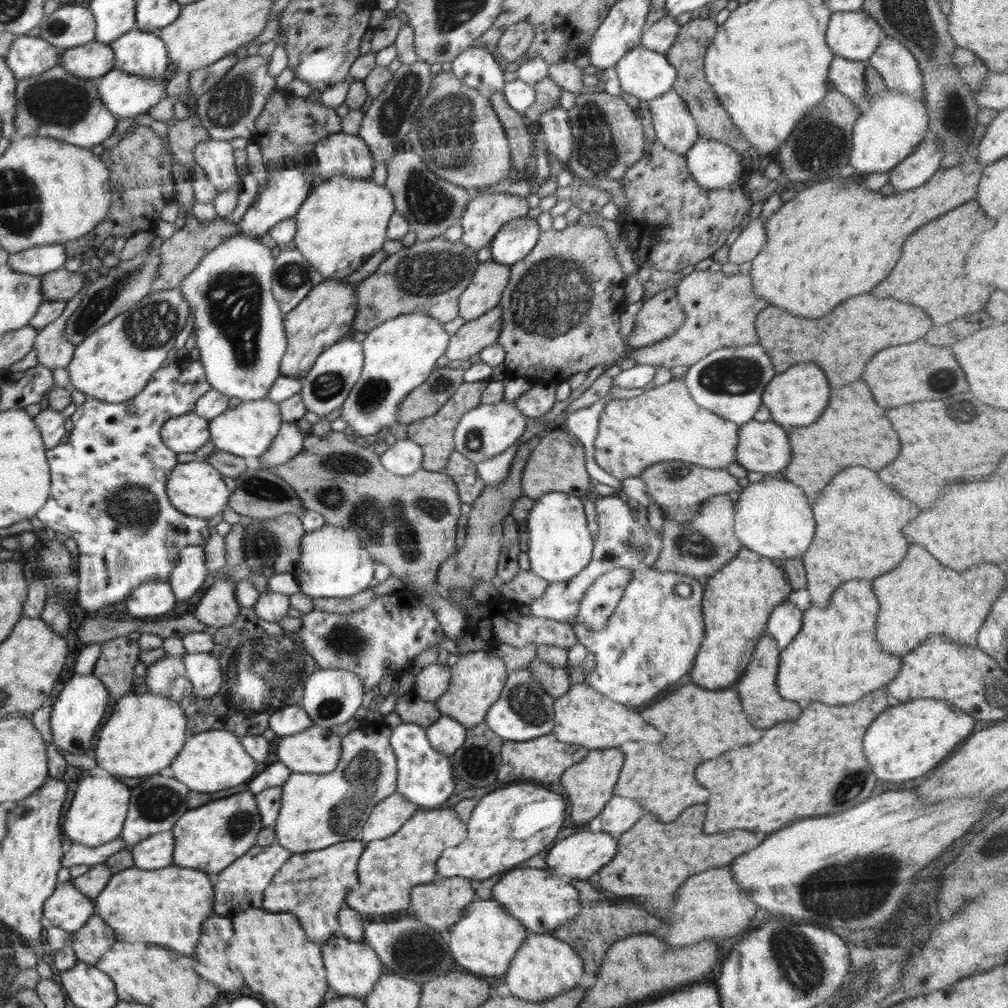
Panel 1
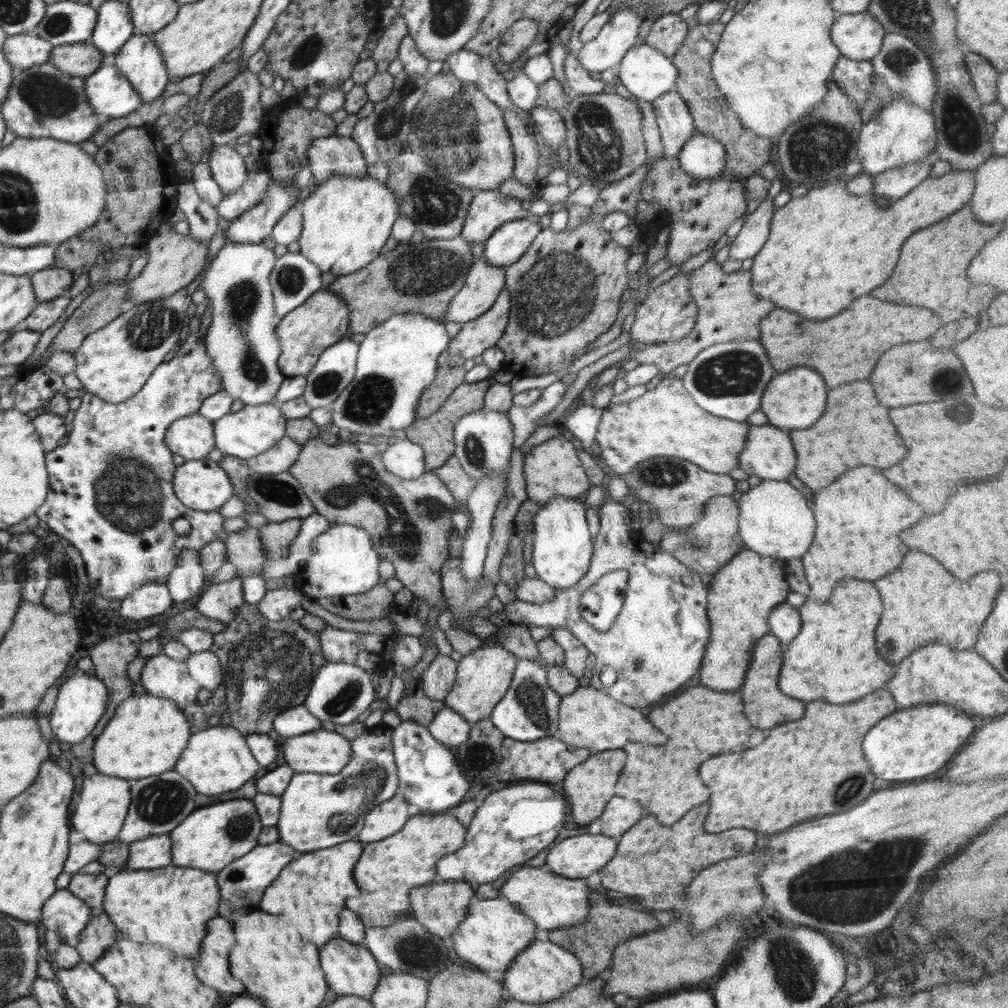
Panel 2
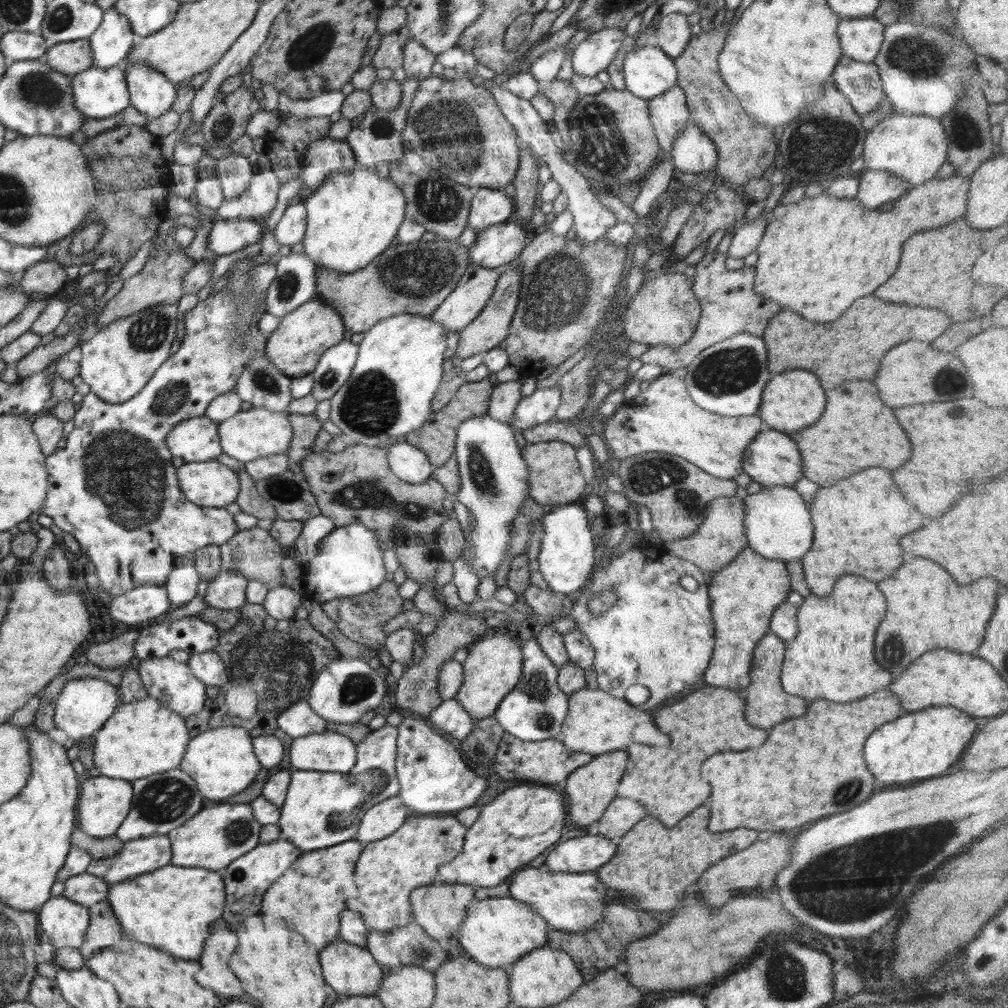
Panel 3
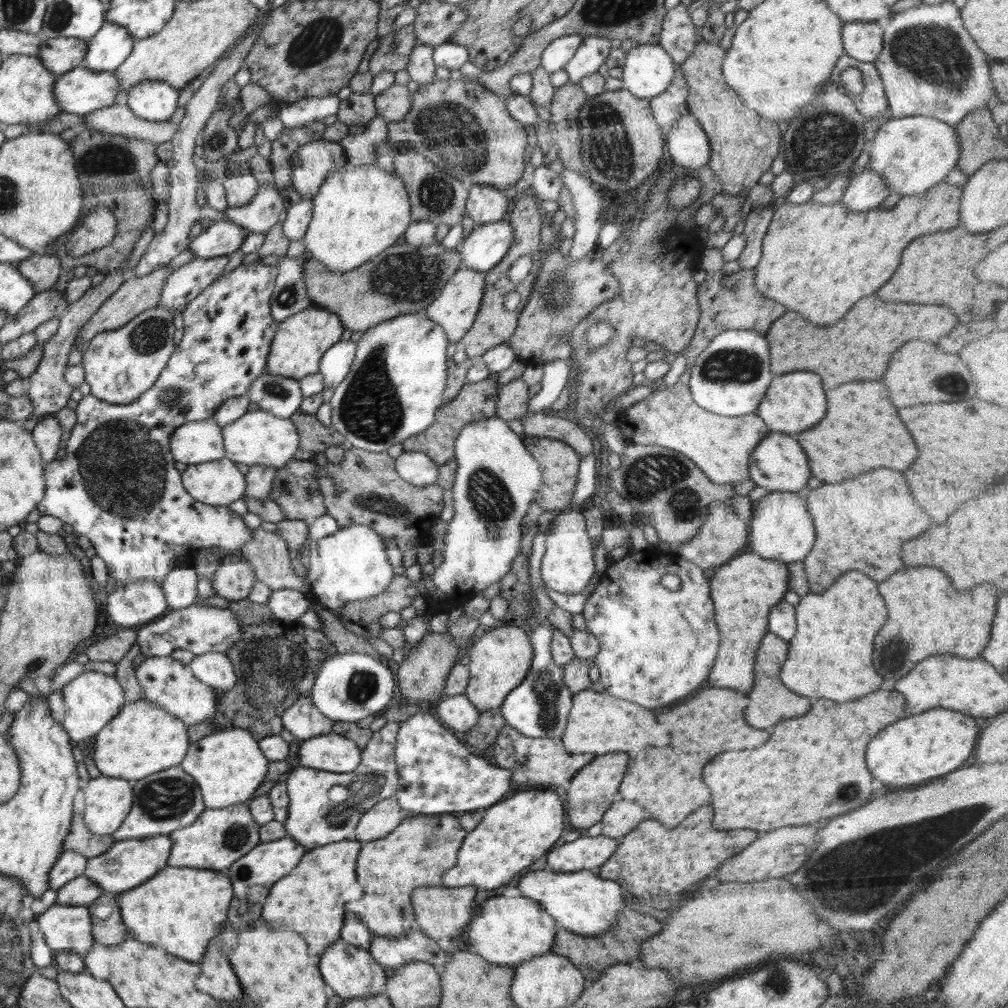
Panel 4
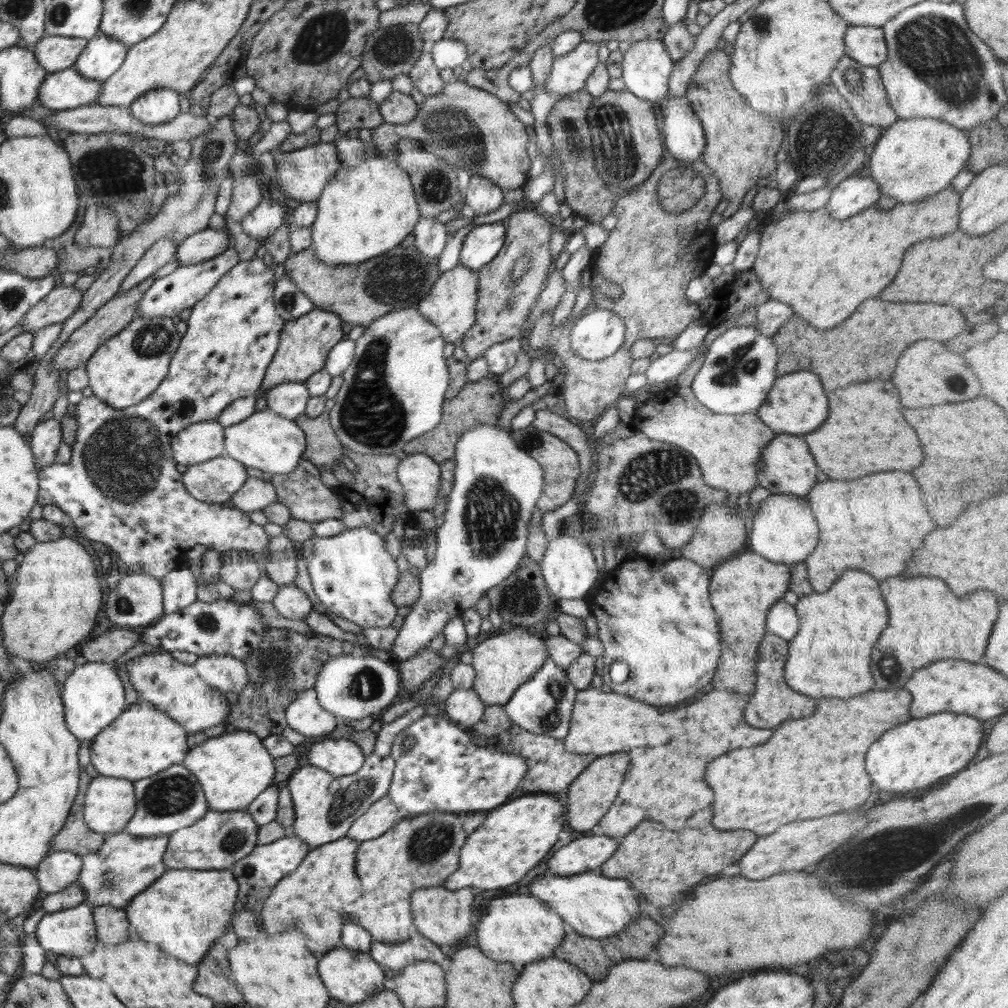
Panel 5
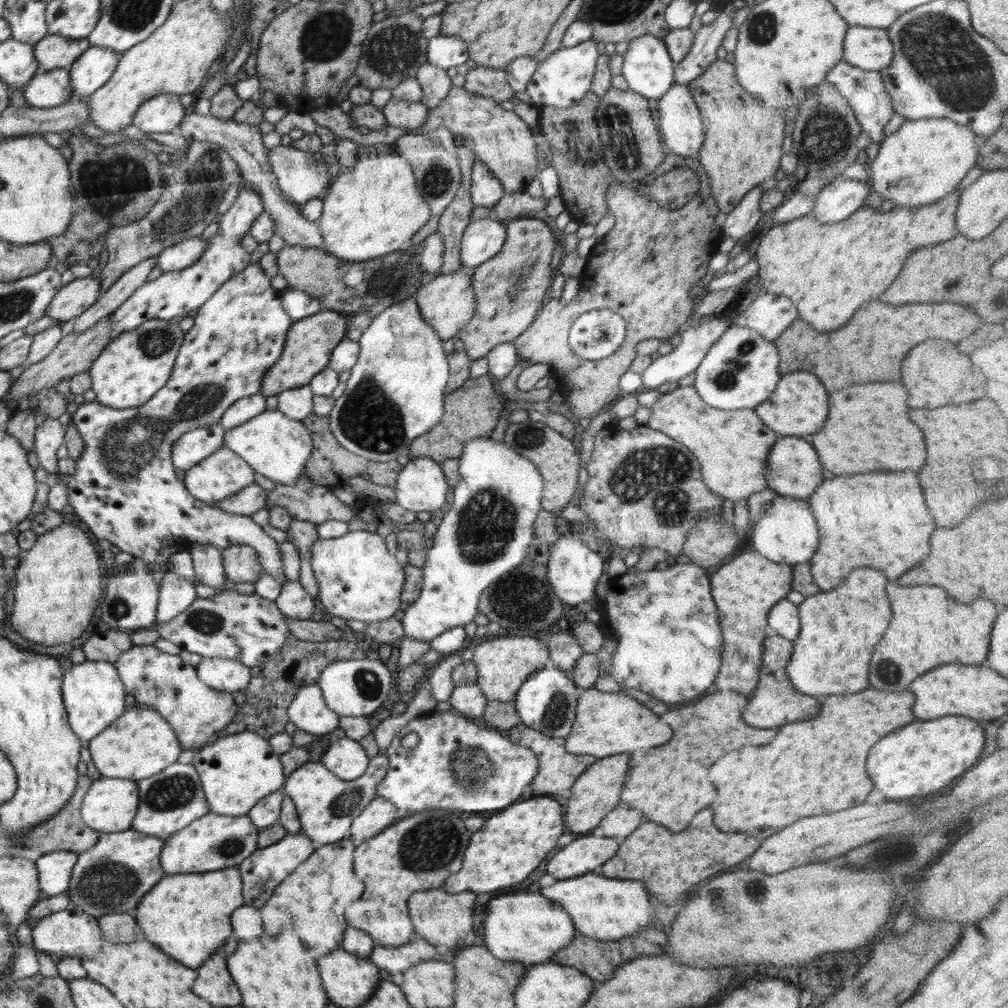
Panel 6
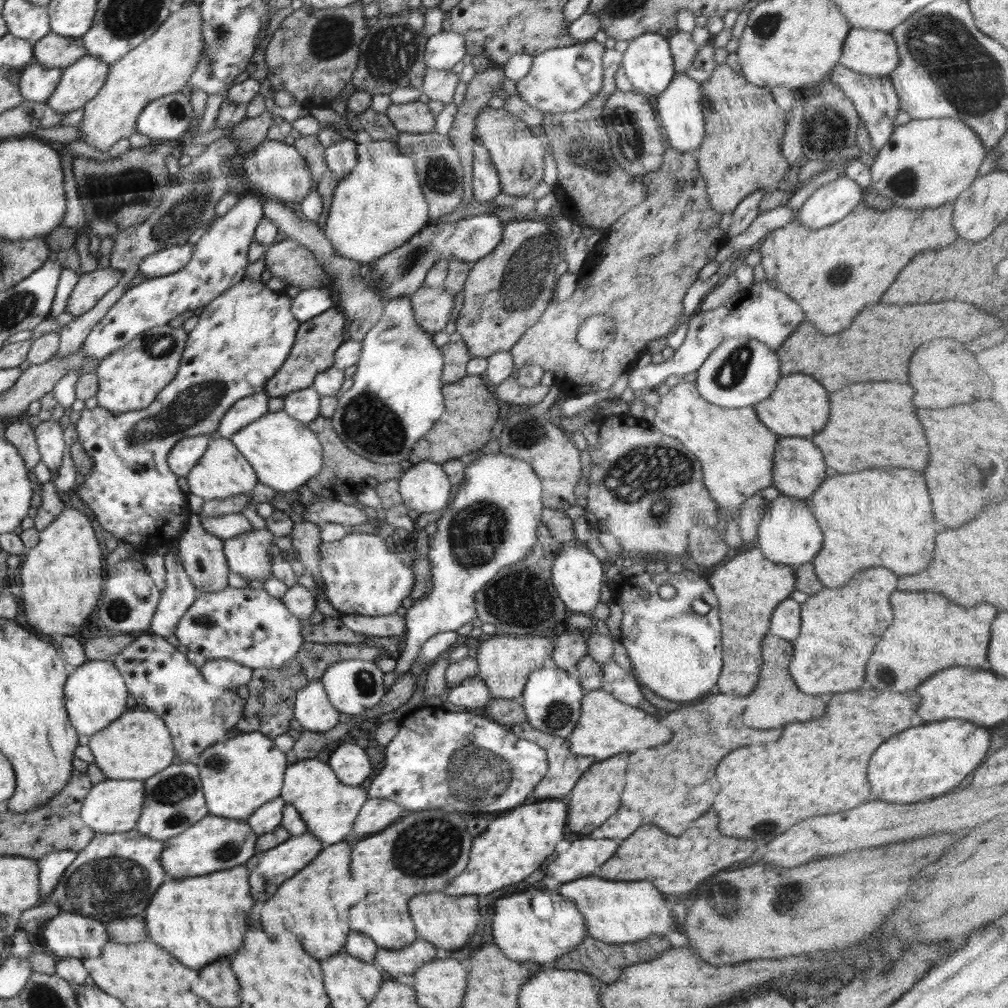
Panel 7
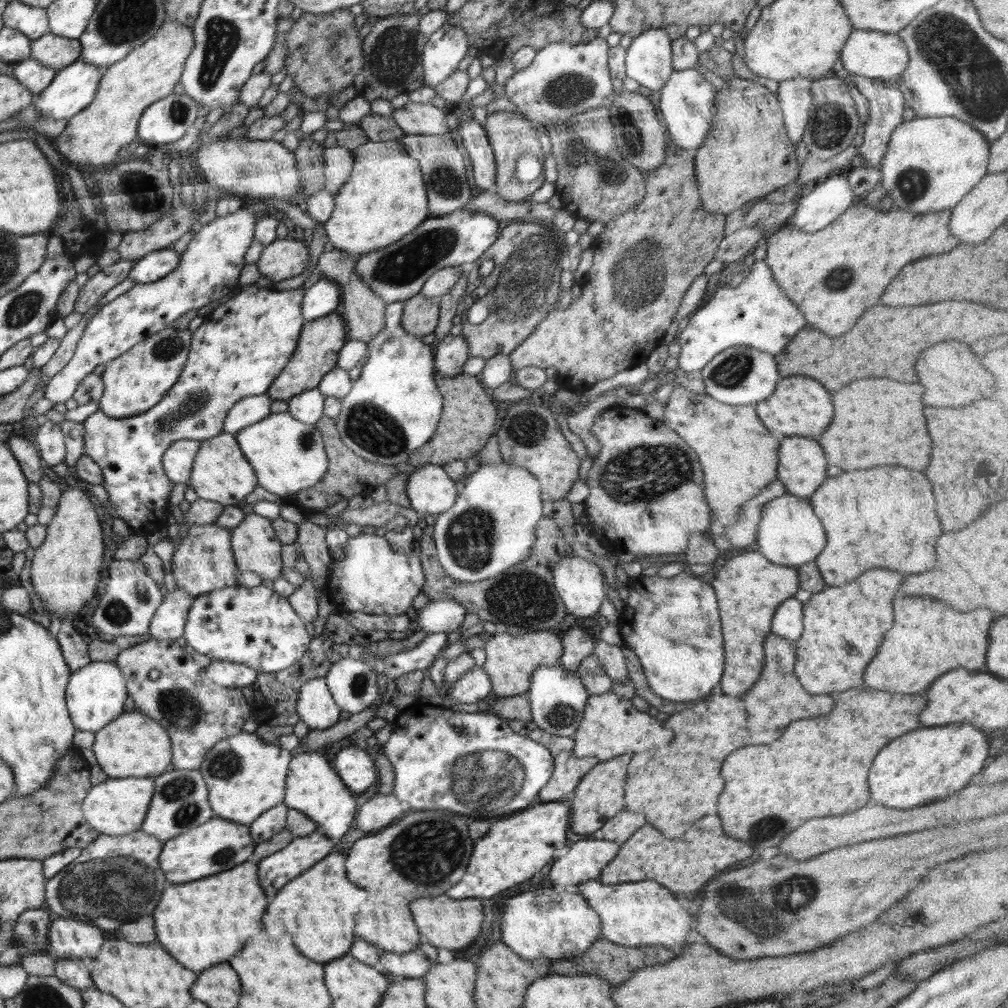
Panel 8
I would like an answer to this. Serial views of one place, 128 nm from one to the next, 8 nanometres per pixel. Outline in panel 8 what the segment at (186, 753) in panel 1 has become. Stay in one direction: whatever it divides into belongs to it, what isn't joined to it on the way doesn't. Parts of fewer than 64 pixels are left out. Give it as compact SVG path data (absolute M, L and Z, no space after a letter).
M242 732L215 744L199 768L208 787L208 802L215 817L249 825L282 803L292 757L291 751L265 741L256 733Z

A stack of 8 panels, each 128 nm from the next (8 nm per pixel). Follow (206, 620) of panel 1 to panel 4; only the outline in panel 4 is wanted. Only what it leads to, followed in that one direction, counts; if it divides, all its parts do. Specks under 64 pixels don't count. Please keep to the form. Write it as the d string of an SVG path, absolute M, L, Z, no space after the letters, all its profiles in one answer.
M232 556L226 558L226 564L216 569L211 587L219 598L239 601L247 598L256 581L250 564L238 556Z

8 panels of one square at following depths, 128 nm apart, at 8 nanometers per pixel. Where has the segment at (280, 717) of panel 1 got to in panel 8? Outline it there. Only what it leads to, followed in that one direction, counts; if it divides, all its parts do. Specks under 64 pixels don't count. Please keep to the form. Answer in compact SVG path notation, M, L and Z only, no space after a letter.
M313 678L301 686L297 713L310 730L324 730L340 721L342 709L335 703L324 678Z

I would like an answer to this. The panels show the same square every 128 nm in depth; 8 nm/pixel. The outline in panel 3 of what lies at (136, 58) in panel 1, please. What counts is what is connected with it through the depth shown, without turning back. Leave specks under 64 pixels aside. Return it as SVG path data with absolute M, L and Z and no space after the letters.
M145 62L122 67L127 77L131 105L149 119L158 118L171 109L178 85Z

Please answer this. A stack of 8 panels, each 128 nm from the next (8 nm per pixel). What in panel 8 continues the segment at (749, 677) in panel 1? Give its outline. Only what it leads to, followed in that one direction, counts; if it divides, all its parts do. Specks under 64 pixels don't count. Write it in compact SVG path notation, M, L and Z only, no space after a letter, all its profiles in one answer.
M772 633L765 638L763 644L765 665L759 679L744 694L744 702L746 702L746 708L752 718L750 730L768 730L768 728L788 726L790 722L800 720L800 718L824 716L834 708L834 698L830 698L826 694L812 696L798 684L799 680L796 680L796 676L794 676L796 647L797 641L788 640Z

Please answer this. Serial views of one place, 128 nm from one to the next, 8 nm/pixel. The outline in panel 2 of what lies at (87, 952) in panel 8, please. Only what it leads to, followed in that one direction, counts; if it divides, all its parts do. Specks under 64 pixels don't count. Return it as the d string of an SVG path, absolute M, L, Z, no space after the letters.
M60 889L43 906L40 924L56 931L62 943L75 947L93 915L93 908L68 889Z

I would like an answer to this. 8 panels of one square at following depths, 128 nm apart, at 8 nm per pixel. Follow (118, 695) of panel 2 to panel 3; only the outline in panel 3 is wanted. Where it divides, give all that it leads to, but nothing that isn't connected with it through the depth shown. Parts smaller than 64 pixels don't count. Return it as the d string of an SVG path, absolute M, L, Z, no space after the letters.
M138 627L130 628L128 632L120 634L107 642L90 643L85 647L85 656L88 662L104 668L114 670L130 664L135 656L134 641L139 637Z

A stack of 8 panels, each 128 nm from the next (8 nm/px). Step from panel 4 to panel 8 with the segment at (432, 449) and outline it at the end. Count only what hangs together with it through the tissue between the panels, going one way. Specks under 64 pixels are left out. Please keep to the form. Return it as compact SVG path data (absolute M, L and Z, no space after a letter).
M435 373L435 383L443 398L441 417L434 432L434 438L426 442L424 448L416 449L416 458L412 453L410 462L415 469L422 468L424 464L444 465L454 460L465 460L484 448L488 438L494 432L496 424L496 403L489 390L482 385L479 376L464 376L456 378L456 388L448 386L448 380L440 373Z

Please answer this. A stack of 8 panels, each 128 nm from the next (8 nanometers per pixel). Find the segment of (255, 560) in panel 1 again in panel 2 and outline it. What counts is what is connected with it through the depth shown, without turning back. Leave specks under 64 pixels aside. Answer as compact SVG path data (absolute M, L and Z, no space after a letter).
M289 518L282 522L269 522L258 529L259 539L268 562L286 558L289 548L301 529L301 519Z

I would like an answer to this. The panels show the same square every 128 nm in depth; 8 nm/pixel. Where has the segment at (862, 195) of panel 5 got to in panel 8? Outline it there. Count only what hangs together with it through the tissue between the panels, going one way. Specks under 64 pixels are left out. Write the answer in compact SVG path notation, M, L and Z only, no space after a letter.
M834 173L833 176L824 177L818 183L800 195L798 206L788 220L787 225L804 232L816 232L832 224L838 216L842 216L852 206L854 195L846 175Z

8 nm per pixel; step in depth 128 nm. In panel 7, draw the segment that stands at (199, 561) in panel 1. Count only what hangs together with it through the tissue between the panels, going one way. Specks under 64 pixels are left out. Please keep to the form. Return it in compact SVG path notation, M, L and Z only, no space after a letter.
M178 534L170 546L165 558L165 587L161 590L158 605L151 620L149 634L161 637L174 634L176 625L181 624L180 617L192 606L199 595L190 577L186 574L181 561L172 553L177 548Z

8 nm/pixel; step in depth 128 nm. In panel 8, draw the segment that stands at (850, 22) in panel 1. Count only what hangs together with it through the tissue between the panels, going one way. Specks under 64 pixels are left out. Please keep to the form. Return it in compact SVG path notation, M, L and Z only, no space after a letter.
M853 29L842 47L839 59L850 74L894 82L899 80L908 66L909 54L897 33Z

